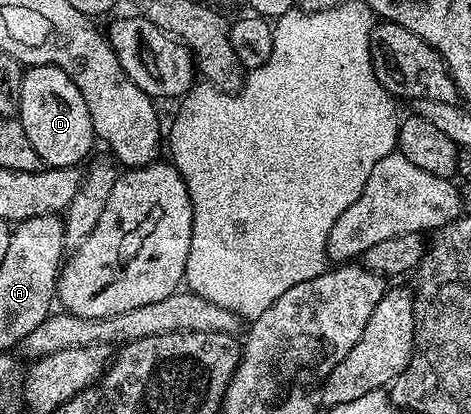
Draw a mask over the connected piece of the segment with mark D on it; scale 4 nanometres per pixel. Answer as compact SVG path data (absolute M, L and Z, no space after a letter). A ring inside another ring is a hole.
M32 67L23 74L17 118L46 167L78 167L96 144L88 105L68 73L58 67Z

